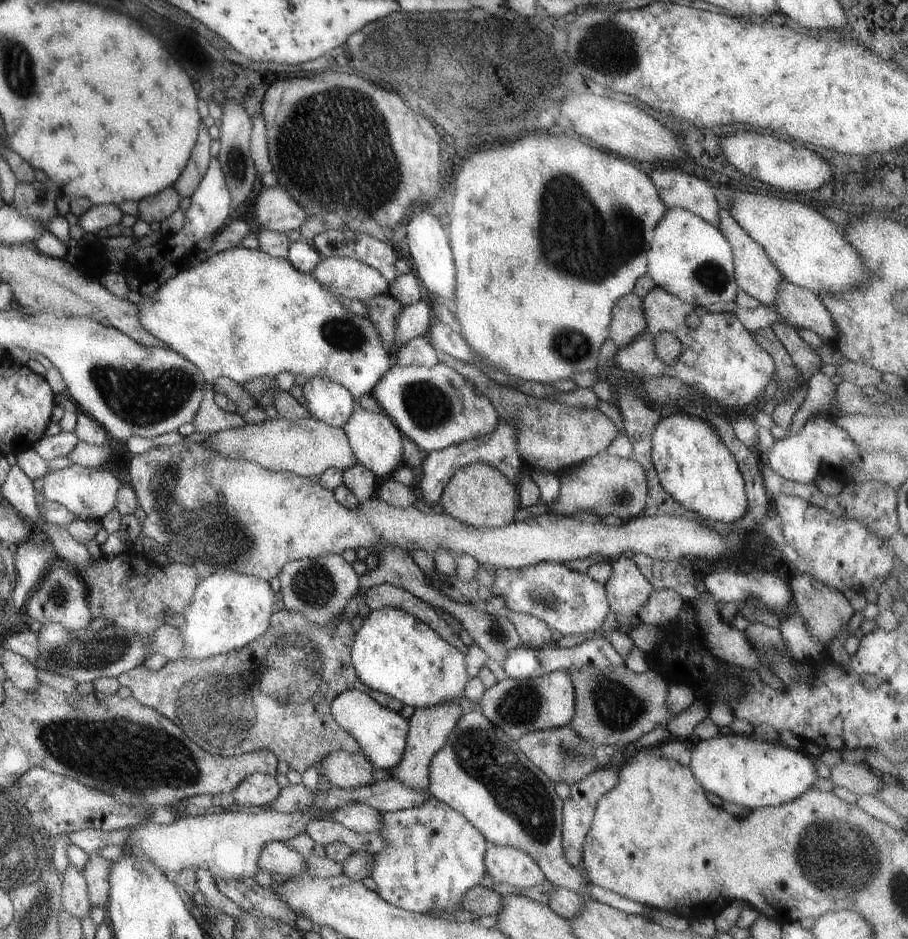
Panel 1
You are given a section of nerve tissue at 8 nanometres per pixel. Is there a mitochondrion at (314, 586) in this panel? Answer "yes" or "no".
yes

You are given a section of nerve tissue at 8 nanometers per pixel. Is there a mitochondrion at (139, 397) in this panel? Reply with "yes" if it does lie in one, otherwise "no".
yes

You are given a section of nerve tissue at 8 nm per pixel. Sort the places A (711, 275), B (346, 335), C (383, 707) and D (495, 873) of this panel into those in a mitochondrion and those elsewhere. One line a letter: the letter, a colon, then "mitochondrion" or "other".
A: mitochondrion
B: mitochondrion
C: other
D: other

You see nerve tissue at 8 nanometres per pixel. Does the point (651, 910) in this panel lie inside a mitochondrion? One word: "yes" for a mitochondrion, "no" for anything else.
no

